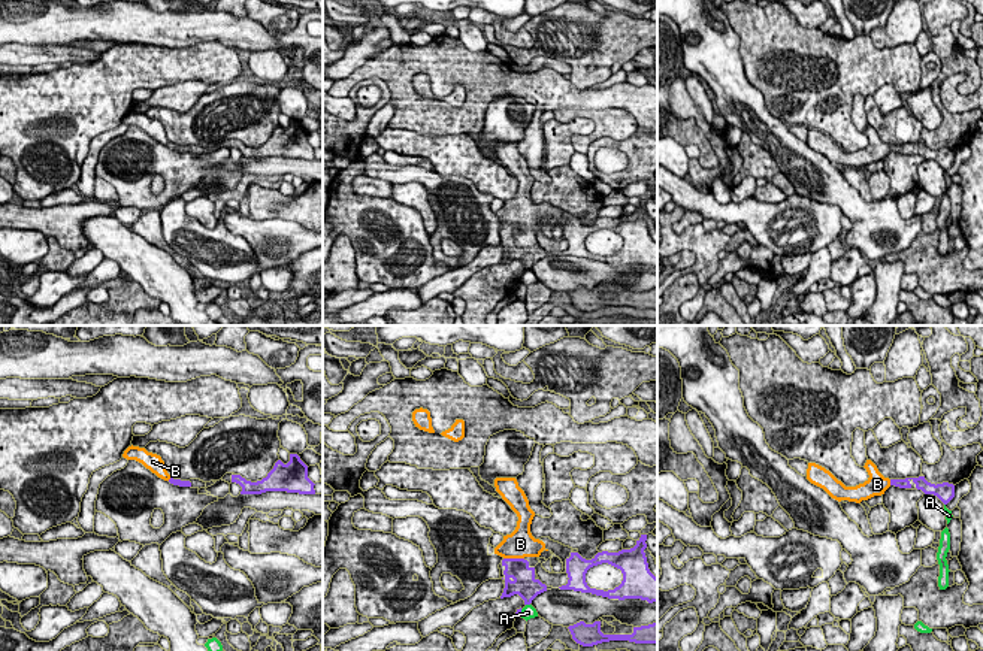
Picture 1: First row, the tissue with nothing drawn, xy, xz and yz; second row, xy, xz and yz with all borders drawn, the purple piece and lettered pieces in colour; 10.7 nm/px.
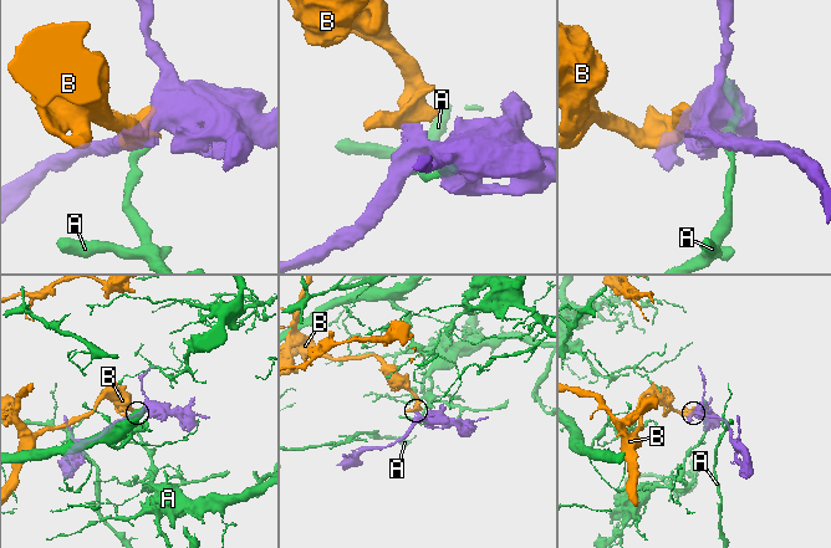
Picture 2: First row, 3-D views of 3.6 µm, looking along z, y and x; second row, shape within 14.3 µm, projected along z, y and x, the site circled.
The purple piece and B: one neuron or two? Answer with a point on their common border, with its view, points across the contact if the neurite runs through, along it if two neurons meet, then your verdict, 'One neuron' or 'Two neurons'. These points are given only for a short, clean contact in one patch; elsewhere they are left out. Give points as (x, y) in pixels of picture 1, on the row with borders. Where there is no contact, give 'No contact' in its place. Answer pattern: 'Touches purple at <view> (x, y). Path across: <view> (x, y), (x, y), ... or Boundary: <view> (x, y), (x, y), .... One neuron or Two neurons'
Touches purple at xz (514, 559). One neuron

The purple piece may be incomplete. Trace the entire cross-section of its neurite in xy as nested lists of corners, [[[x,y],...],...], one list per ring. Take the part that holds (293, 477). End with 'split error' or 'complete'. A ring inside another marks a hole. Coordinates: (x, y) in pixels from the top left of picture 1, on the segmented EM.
[[[290,454],[290,461],[287,464],[278,460],[261,481],[251,482],[241,475],[232,475],[232,482],[242,487],[241,494],[261,494],[266,491],[315,494],[315,484],[308,478],[308,466],[297,454]]] | complete

